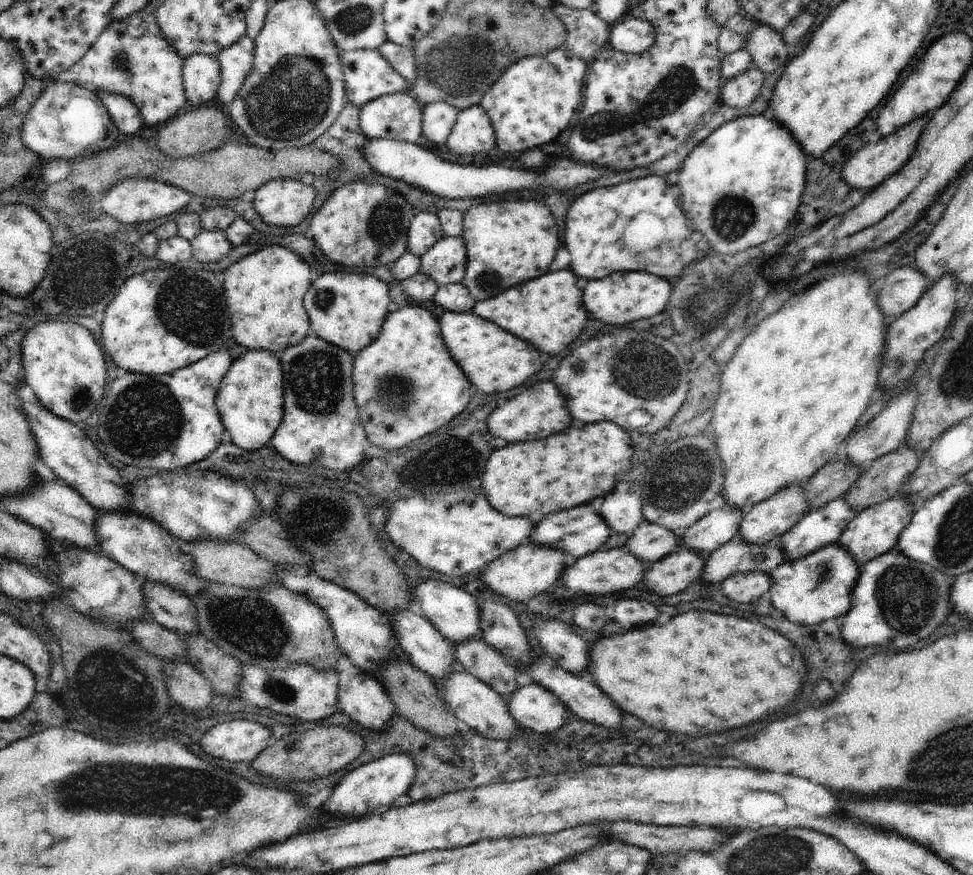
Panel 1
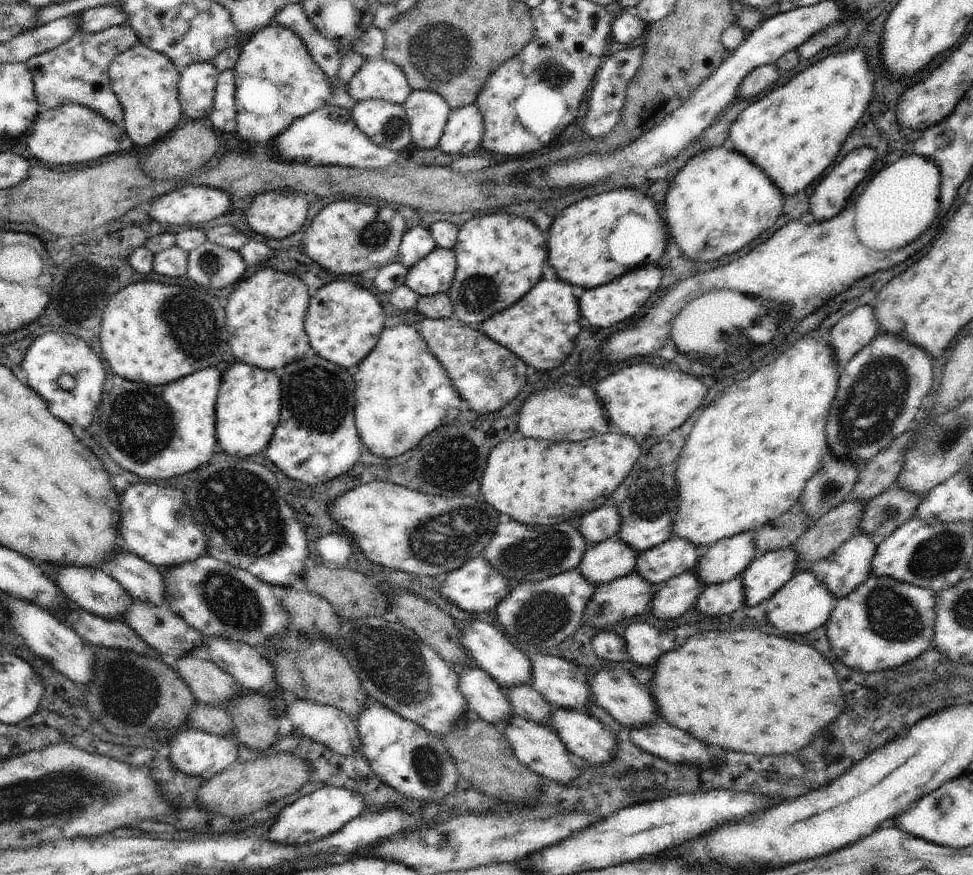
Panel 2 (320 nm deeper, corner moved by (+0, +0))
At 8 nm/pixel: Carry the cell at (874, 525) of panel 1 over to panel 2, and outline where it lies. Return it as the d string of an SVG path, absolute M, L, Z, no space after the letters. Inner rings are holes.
M855 532L850 540L847 540L838 550L835 550L828 558L822 559L813 565L814 576L826 587L826 590L834 595L834 598L841 599L854 592L870 575L871 562L876 547L879 544L874 539Z

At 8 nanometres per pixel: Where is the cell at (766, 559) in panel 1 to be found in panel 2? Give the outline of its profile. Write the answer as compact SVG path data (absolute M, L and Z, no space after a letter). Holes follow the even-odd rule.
M686 571L671 578L649 602L648 609L660 620L680 618L684 612L694 608L696 600L704 590L697 576Z

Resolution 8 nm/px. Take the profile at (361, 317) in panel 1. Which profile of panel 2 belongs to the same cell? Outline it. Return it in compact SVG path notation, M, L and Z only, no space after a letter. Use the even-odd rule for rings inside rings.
M334 281L317 290L305 316L310 352L344 366L358 367L372 352L385 329L386 314L378 297L351 282Z

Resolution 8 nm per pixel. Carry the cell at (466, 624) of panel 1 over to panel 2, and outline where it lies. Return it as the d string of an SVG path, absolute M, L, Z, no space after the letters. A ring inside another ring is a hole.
M470 620L470 624L462 622L460 628L462 631L460 642L474 660L474 665L485 670L501 687L519 687L532 684L531 654L516 649L517 646L510 642L510 638L503 631L498 630L494 624L478 620L474 620L474 622Z

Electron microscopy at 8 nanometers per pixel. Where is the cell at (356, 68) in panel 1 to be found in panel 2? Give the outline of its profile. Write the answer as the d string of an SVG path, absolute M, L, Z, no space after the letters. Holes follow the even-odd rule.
M380 58L366 59L346 88L358 102L382 99L401 105L413 91L404 71Z

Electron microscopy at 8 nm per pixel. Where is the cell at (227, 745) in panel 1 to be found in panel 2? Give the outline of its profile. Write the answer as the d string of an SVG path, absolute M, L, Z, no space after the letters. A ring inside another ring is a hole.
M192 728L174 735L168 744L171 765L204 781L235 764L238 757L234 738Z

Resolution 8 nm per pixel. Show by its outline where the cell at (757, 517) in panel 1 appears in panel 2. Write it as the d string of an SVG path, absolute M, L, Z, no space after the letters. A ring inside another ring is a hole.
M748 531L716 542L710 548L703 550L690 572L697 576L704 588L736 578L755 559L753 538L754 532Z

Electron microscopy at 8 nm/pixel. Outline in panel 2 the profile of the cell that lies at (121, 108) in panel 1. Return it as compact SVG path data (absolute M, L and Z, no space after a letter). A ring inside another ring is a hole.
M126 22L110 25L97 33L78 31L60 46L30 58L25 65L33 76L38 104L47 110L74 103L91 108L106 120L121 126L124 113L111 87L109 66L120 53L140 44L137 32Z

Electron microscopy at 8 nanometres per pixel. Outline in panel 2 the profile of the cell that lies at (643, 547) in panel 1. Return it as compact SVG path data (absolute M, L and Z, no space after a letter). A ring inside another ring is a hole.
M610 538L593 546L589 545L578 568L588 582L597 586L630 574L640 555L624 542Z

